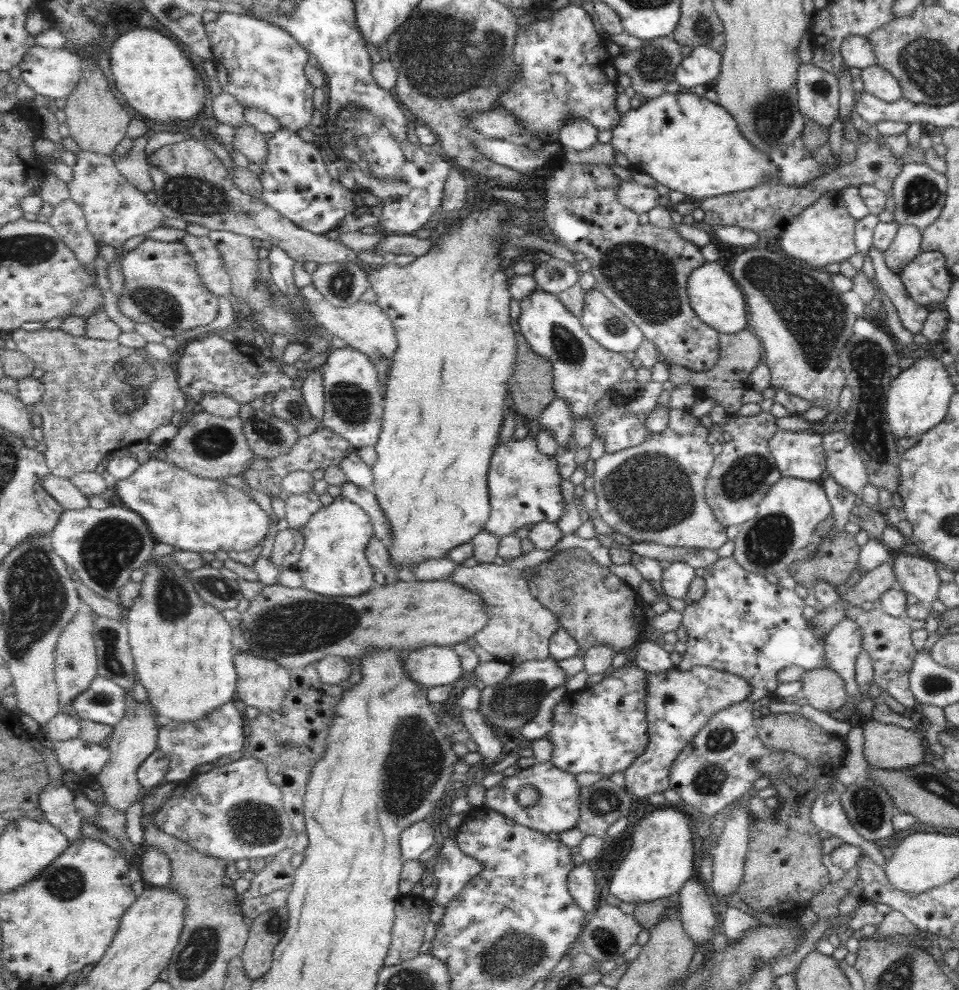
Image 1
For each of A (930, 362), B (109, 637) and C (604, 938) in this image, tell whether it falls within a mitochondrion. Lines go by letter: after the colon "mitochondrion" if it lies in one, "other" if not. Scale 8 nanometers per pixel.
A: other
B: mitochondrion
C: mitochondrion

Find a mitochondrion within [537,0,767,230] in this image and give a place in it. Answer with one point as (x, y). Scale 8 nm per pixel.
(651, 66)

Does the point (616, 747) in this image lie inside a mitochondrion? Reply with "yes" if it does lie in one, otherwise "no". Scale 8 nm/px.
no

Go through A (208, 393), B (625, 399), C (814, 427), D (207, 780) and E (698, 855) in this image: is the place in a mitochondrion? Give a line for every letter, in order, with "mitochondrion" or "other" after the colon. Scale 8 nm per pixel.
A: other
B: other
C: other
D: other
E: other

